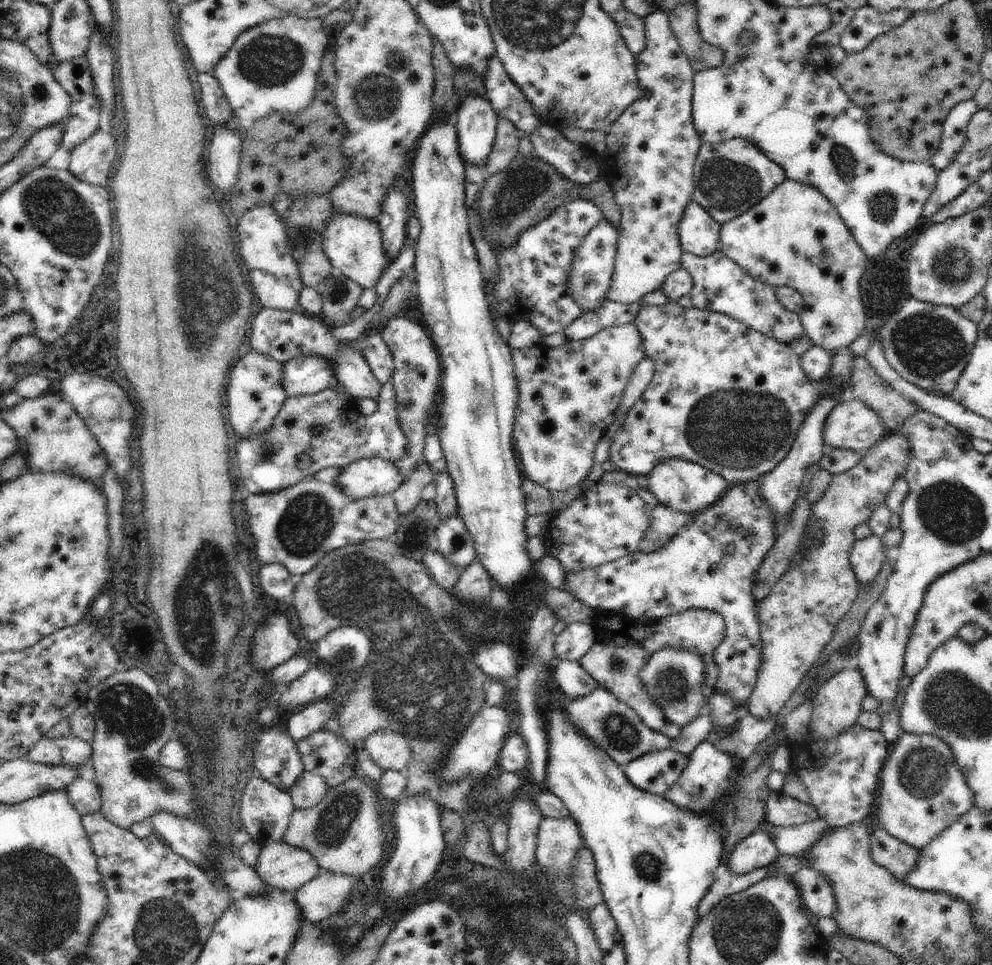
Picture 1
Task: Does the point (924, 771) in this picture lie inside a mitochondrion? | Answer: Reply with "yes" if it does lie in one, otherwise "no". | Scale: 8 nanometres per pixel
yes

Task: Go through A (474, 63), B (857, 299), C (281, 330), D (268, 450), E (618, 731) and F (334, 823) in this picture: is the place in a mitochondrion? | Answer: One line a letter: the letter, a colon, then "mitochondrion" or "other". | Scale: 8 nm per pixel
A: other
B: other
C: other
D: mitochondrion
E: mitochondrion
F: mitochondrion

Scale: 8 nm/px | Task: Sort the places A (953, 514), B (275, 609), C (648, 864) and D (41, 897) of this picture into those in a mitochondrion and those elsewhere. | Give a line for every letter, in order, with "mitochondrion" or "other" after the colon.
A: mitochondrion
B: other
C: mitochondrion
D: mitochondrion

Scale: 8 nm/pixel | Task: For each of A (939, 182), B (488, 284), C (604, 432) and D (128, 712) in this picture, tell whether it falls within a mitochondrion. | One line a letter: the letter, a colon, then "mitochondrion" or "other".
A: other
B: other
C: other
D: mitochondrion

